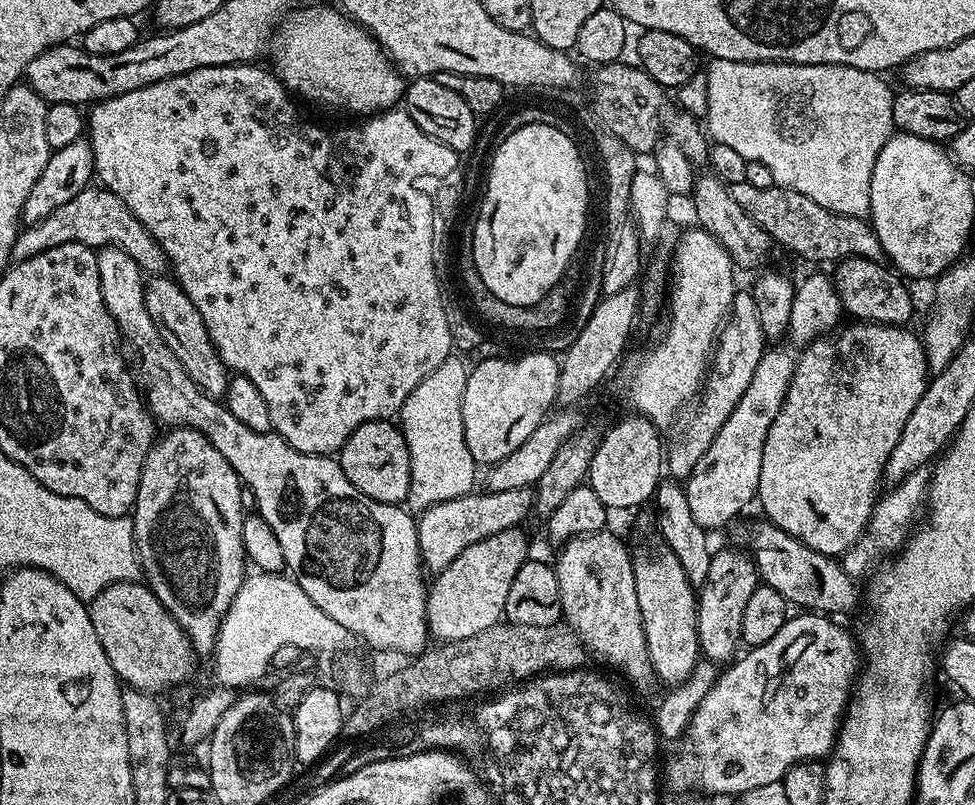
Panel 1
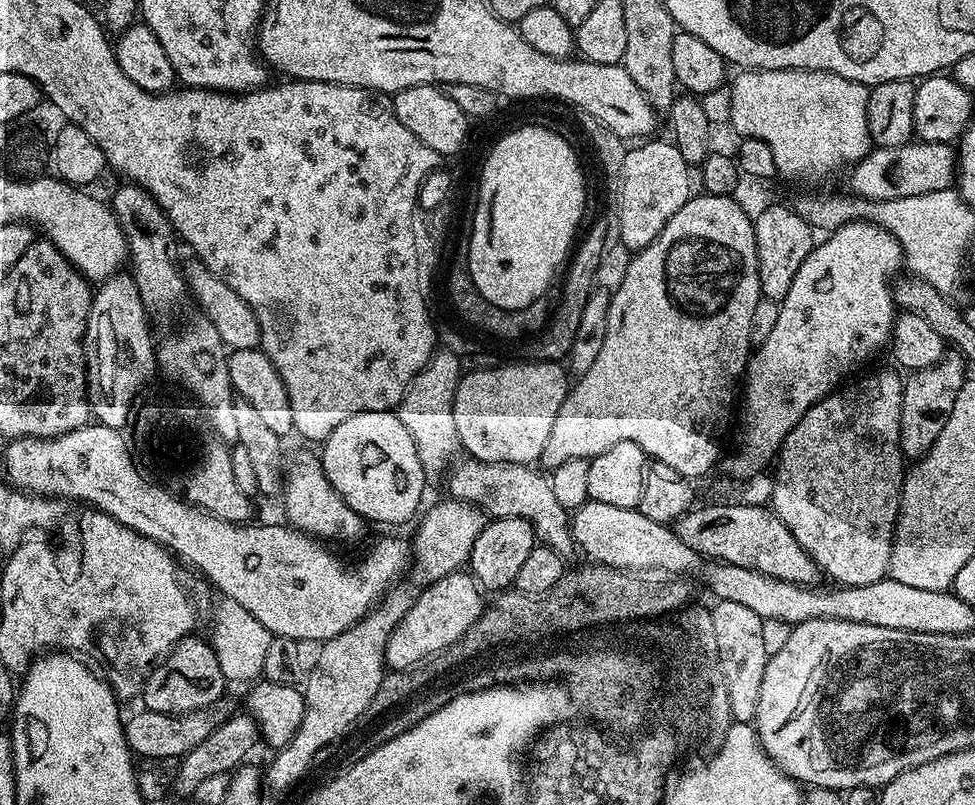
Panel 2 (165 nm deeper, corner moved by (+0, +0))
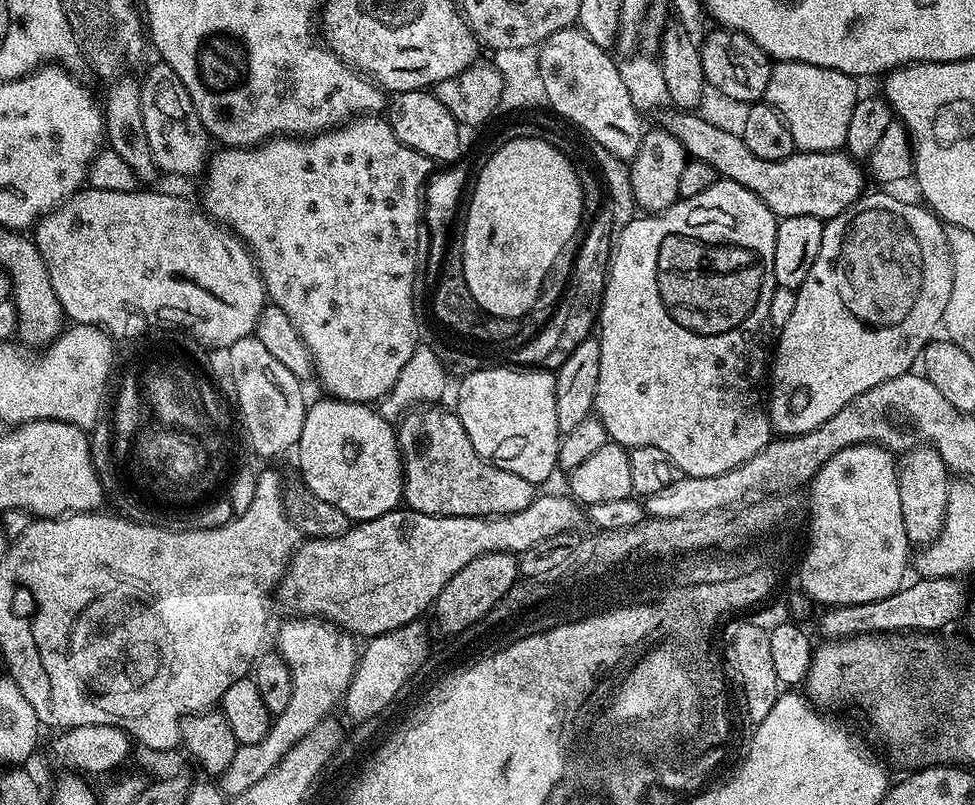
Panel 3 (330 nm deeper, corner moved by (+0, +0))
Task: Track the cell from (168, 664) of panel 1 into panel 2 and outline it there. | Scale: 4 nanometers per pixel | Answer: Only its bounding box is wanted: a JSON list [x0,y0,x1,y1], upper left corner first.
[142,635,226,715]

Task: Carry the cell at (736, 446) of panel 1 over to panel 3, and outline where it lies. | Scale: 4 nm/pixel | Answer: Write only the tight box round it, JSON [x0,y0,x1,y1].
[766,191,952,437]

